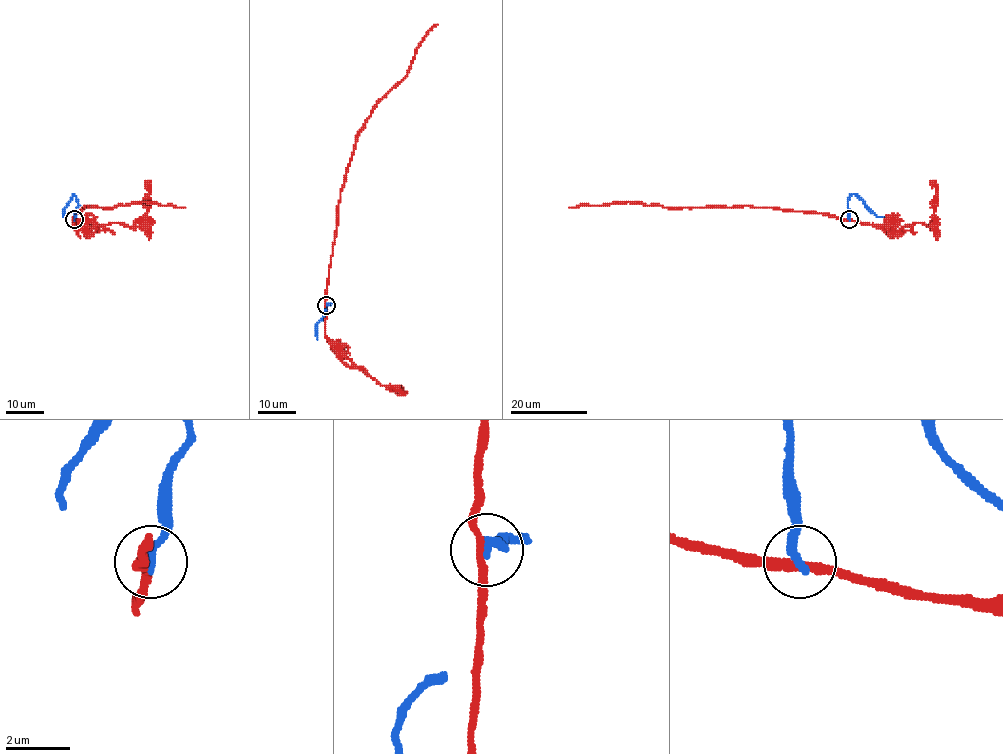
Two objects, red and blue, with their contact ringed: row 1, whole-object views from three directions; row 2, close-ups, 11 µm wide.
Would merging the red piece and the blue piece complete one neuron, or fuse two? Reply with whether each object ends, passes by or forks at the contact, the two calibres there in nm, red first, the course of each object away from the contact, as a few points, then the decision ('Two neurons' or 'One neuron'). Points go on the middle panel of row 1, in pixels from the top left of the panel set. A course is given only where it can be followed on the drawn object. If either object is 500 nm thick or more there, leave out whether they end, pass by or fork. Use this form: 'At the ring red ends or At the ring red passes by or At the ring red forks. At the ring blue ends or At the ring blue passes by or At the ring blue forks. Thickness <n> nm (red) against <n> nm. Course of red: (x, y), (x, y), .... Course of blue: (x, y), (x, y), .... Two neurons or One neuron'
At the ring red passes by. At the ring blue ends. Thickness 240 nm (red) against 280 nm. Course of red: (326, 305), (338, 203), (357, 133), (372, 108), (406, 74), (416, 48), (437, 24). Course of blue: (326, 305), (331, 304), (316, 326), (318, 339). Two neurons

